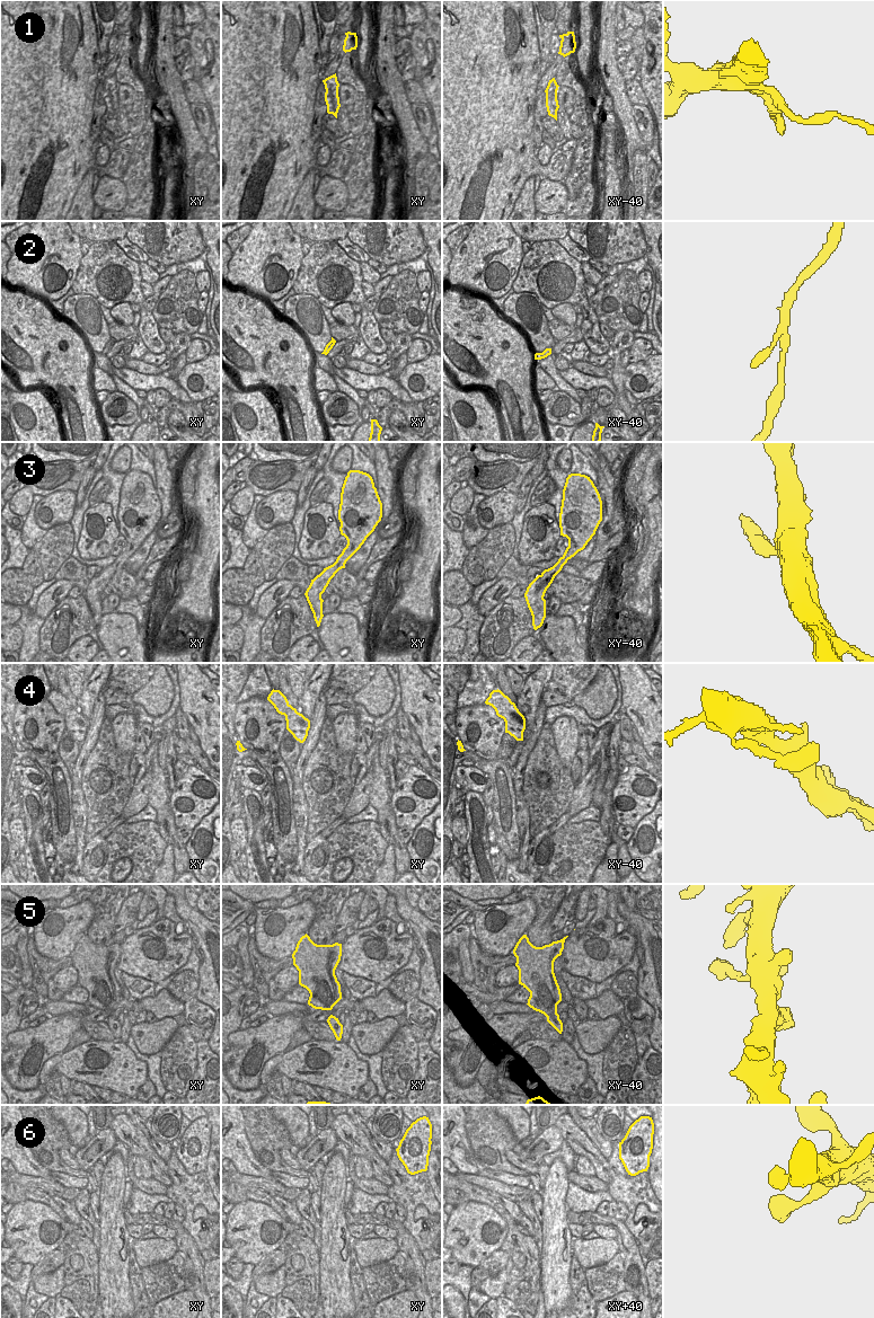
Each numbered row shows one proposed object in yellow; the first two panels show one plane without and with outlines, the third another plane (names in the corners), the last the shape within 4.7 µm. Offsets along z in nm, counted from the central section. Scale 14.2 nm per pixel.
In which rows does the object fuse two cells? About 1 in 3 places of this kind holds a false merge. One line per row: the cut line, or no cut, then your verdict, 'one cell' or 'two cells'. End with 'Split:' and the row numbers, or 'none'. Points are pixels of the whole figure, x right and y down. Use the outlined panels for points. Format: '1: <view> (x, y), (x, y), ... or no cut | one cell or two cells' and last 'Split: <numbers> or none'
1: xy (350, 33), (350, 42), (356, 45) | two cells
2: no cut | one cell
3: no cut | one cell
4: no cut | one cell
5: no cut | one cell
6: no cut | one cell
Split: 1

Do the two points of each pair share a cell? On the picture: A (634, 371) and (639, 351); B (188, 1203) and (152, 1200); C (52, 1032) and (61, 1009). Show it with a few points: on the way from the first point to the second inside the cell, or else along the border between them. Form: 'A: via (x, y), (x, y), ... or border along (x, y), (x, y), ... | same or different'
A: border along (651, 354), (643, 360), (629, 363) | different
B: border along (166, 1195), (170, 1200) | different
C: border along (70, 1013), (47, 1016) | different

